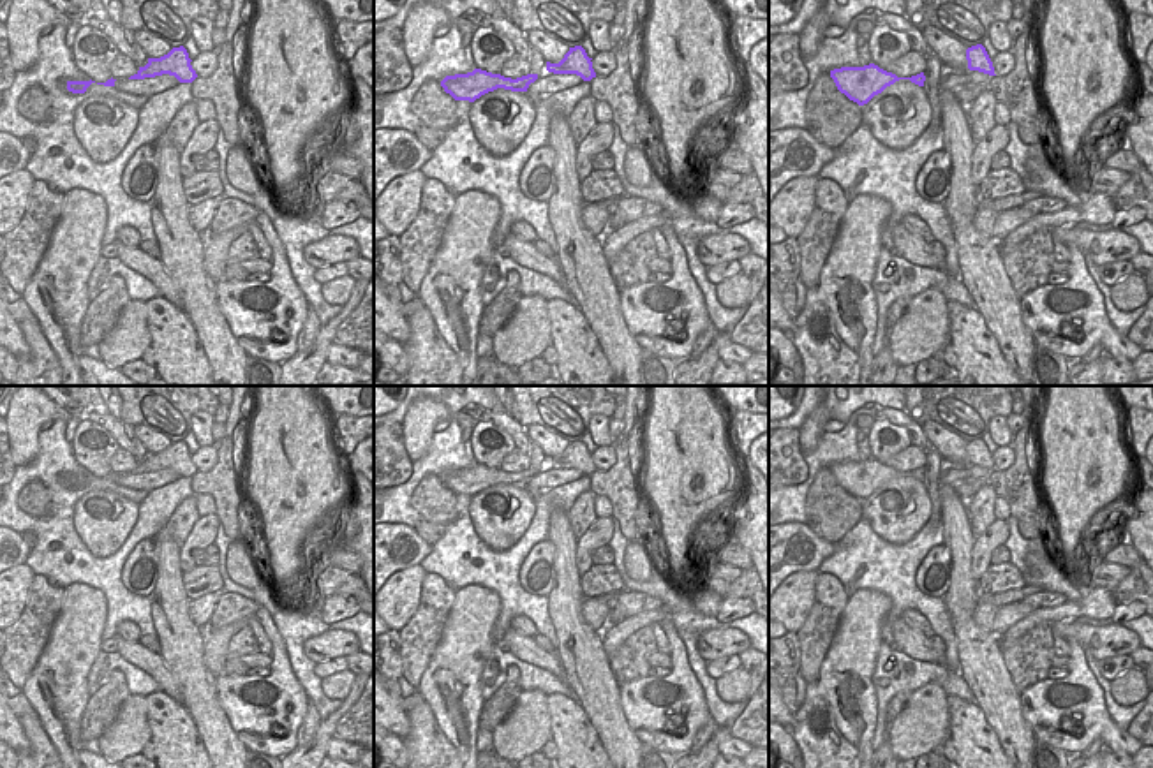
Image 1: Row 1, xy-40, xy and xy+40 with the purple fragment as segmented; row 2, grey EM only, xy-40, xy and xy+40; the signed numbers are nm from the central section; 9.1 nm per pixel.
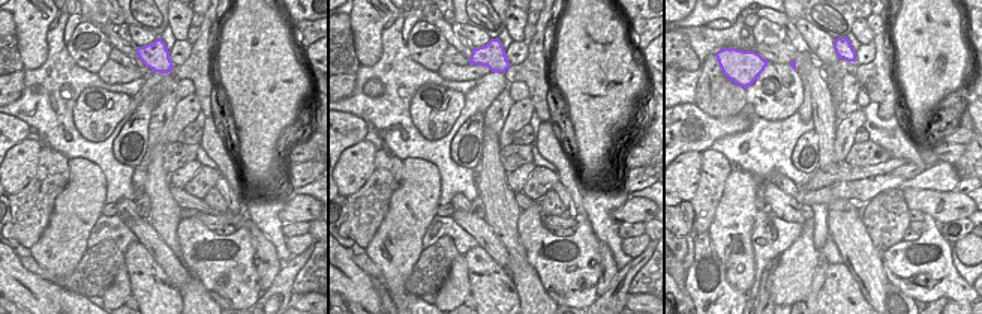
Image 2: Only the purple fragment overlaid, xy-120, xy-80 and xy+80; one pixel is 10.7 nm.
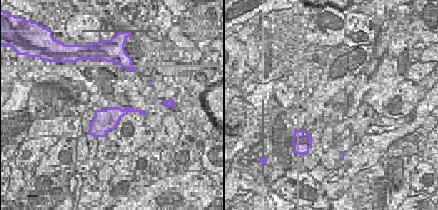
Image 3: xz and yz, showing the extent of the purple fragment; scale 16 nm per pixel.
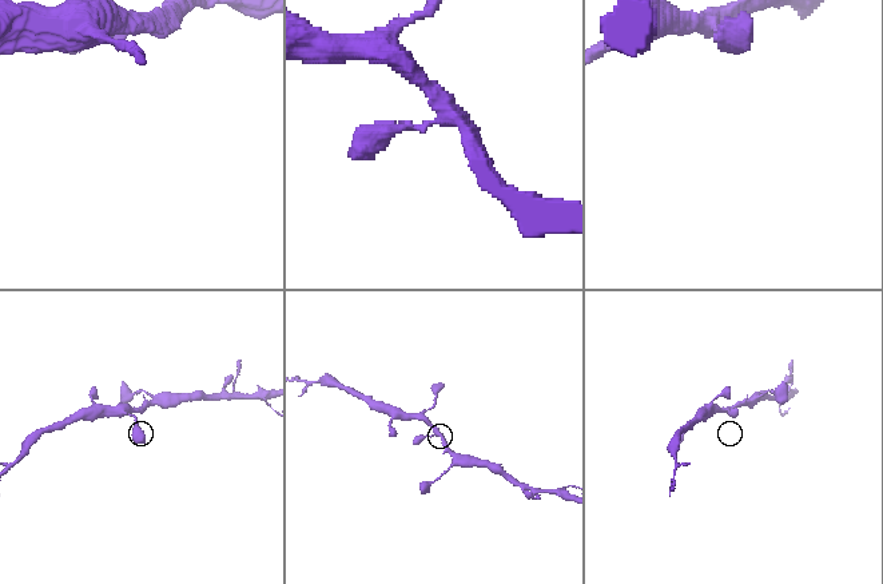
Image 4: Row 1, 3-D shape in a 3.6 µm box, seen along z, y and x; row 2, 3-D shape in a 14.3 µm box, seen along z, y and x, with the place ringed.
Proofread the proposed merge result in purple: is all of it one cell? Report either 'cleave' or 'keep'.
keep

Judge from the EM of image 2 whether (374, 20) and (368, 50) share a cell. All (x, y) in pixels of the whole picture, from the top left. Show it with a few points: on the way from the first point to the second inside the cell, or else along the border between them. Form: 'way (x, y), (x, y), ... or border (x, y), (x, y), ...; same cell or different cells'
way (368, 27), (368, 42); same cell

